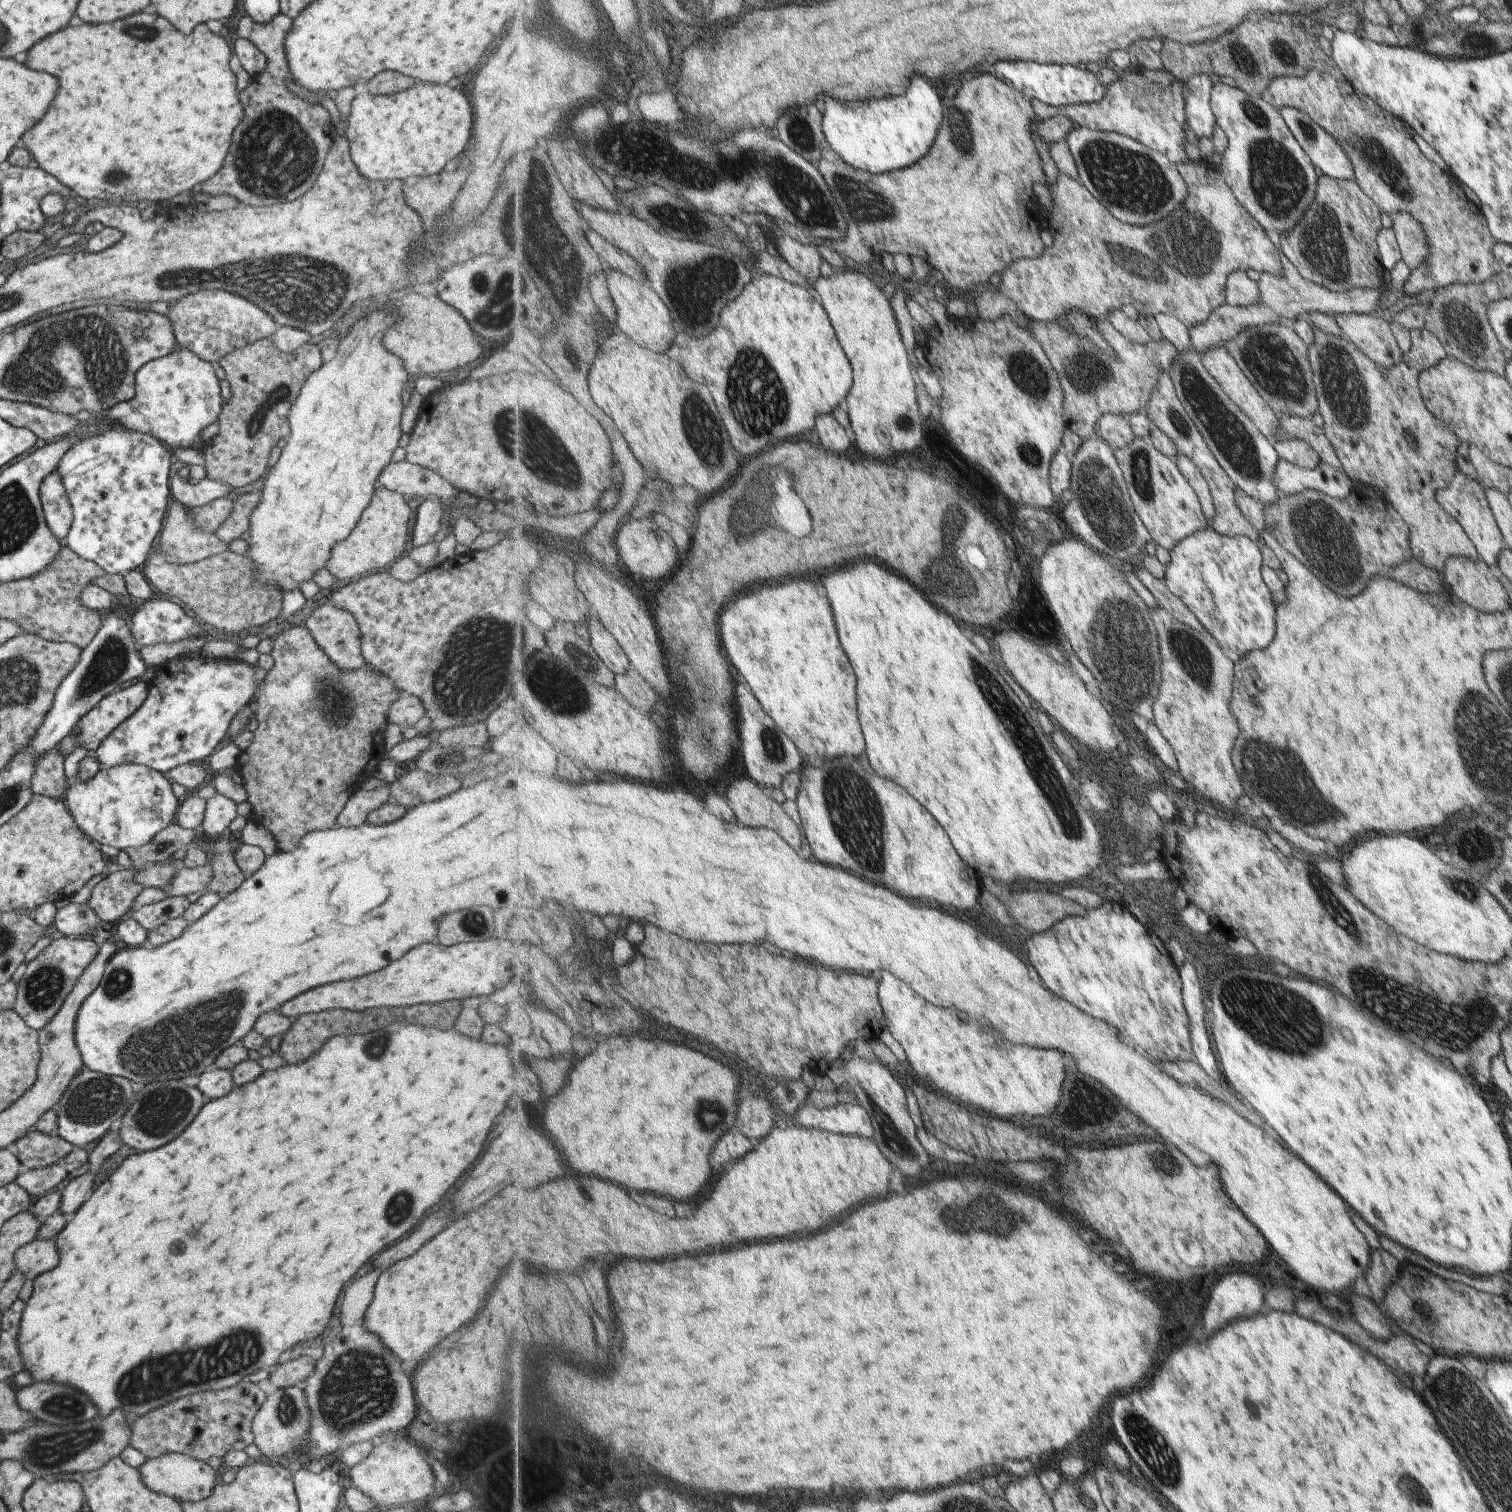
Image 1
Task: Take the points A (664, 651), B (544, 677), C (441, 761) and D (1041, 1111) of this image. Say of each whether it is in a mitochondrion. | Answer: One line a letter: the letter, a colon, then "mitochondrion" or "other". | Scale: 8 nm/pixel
A: other
B: mitochondrion
C: other
D: other

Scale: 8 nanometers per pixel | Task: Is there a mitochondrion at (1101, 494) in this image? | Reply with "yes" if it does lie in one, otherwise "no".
yes

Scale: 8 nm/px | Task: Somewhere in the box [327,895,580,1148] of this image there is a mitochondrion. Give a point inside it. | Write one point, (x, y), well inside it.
(474, 924)

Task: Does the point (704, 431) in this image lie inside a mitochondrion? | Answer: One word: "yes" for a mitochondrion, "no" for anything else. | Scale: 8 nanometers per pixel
yes

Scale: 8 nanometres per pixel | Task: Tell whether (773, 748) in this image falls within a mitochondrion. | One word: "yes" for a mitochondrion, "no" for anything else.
yes

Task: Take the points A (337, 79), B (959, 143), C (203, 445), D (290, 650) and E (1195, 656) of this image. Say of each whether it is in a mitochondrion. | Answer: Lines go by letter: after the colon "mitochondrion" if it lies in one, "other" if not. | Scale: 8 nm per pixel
A: other
B: mitochondrion
C: other
D: other
E: mitochondrion

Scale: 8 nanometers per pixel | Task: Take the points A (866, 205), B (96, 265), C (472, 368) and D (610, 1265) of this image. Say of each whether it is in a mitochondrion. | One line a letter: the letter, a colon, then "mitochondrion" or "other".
A: mitochondrion
B: other
C: other
D: other

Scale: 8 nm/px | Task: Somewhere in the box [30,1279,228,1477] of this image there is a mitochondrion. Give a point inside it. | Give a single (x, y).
(67, 1407)

